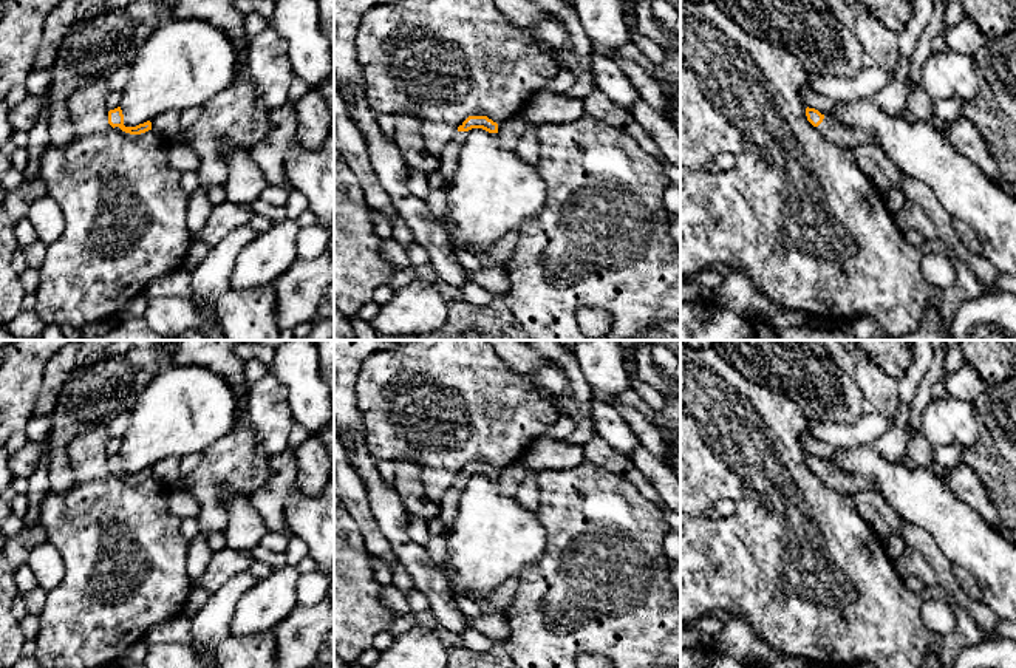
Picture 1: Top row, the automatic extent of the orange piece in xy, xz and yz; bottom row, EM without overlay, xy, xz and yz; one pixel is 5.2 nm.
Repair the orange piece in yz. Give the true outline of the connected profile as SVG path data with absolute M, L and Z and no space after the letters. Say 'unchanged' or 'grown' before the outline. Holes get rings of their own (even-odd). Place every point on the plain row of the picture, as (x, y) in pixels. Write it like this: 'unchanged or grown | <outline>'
grown | M806 455L807 467L830 489L852 496L857 492L877 493L874 481L838 470L829 461L824 462L815 455Z

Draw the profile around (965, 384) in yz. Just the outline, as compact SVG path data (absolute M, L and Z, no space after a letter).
M968 363L948 376L945 385L950 397L968 402L974 402L987 388L984 379Z

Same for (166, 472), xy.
M165 458L152 467L152 476L165 487L179 478L181 458Z

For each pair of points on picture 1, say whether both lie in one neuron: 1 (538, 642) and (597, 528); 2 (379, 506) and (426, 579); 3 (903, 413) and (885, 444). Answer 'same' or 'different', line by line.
1: same
2: same
3: same

